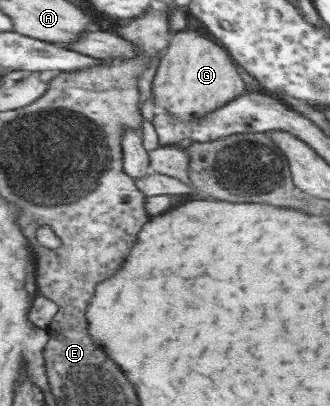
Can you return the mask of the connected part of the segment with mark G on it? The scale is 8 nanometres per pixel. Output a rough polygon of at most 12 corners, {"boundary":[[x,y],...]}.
{"boundary":[[174,34],[151,92],[192,122],[240,97],[223,46]]}

